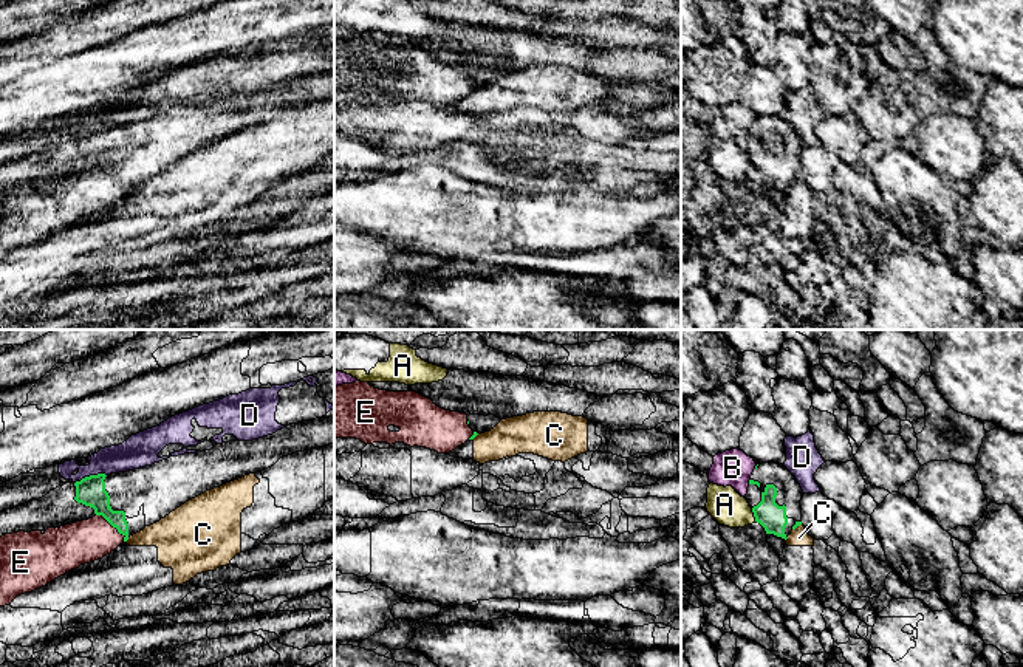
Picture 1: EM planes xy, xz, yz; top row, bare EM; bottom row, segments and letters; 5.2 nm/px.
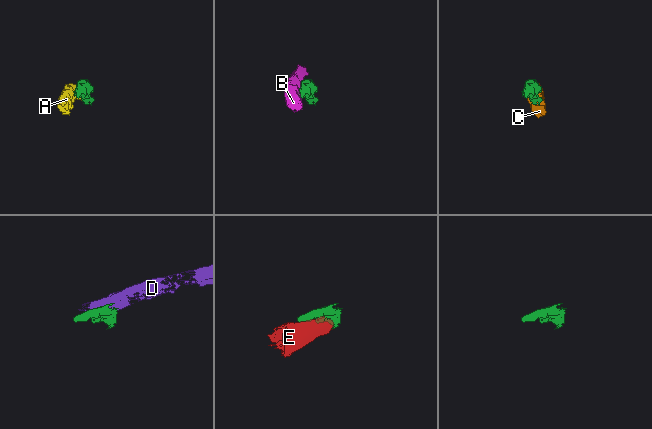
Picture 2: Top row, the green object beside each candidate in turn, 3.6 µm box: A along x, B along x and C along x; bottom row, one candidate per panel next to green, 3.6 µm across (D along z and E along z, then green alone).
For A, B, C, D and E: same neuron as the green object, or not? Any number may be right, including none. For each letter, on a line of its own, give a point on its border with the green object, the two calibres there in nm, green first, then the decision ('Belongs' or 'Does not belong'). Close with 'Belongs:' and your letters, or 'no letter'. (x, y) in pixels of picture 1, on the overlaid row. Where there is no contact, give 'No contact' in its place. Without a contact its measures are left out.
A: Touches green at yz (754, 516). Thickness 140 nm (green) against 180 nm. Does not belong
B: Touches green at yz (749, 482). Thickness 30 nm (green) against 190 nm. Does not belong
C: Touches green at xy (127, 539). Thickness 110 nm (green) against 240 nm. Does not belong
D: Touches green at xy (90, 475). Thickness 160 nm (green) against 160 nm. Does not belong
E: Touches green at xy (112, 525). Thickness 160 nm (green) against 220 nm. Belongs
Belongs: E

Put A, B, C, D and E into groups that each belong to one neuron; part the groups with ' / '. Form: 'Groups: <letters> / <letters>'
Groups: A / B / C / D / E

